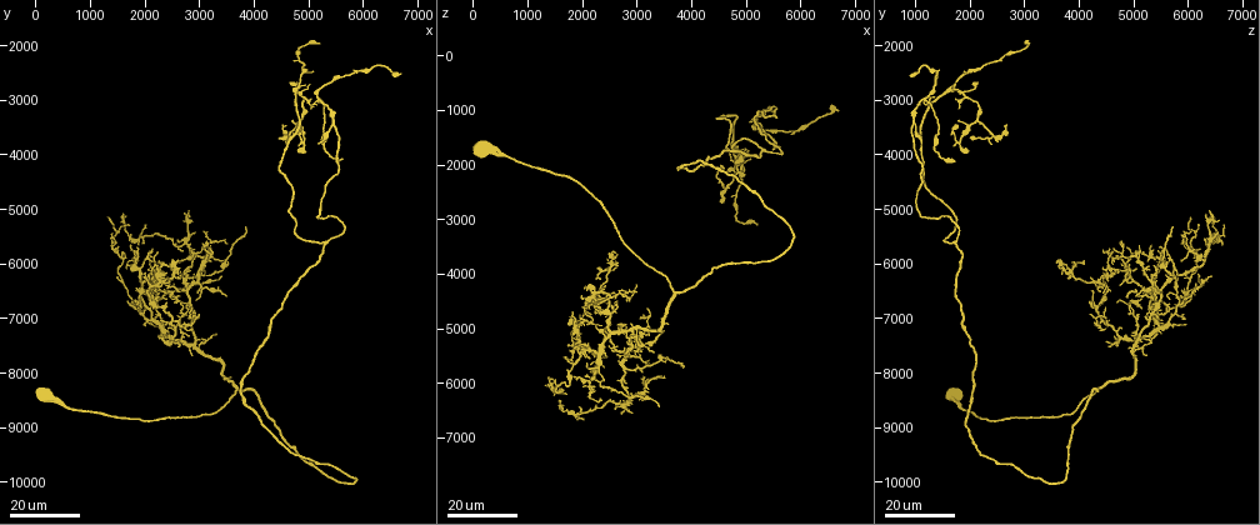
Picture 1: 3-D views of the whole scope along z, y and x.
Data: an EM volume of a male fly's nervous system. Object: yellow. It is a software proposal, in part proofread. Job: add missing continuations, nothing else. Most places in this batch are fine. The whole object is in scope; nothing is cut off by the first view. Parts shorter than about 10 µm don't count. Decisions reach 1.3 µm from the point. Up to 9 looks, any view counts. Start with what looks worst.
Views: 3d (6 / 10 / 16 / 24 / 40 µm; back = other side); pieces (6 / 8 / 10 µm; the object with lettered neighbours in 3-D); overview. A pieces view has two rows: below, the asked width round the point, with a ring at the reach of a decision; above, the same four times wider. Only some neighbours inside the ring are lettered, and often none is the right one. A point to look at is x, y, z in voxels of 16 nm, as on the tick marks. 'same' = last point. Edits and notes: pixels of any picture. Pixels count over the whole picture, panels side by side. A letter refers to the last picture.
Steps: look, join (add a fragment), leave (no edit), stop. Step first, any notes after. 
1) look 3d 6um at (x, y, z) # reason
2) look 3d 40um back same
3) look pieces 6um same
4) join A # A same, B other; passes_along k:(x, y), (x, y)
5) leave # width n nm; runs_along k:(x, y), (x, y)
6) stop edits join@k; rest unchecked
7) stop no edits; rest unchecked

look 3d 24um at (2450, 6550, 4850) # free end

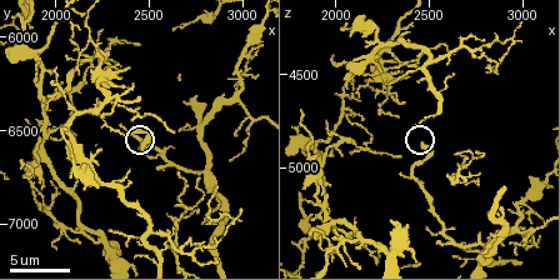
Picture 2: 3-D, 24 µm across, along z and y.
look pieces 6um at (2480, 6600, 4880)

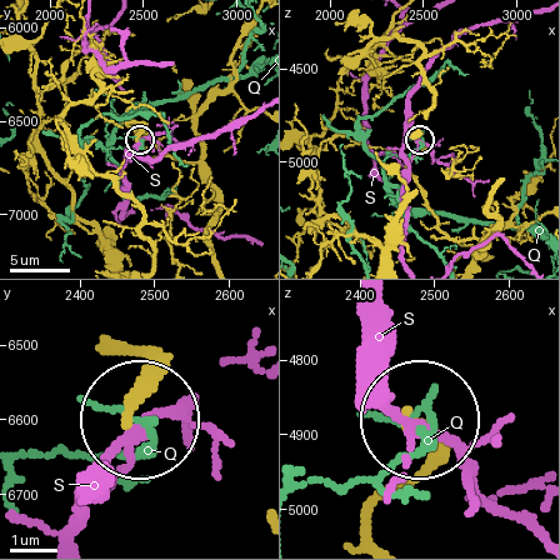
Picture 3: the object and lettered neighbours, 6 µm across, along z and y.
leave # Q other, S other; runs_along 3:(128, 356), (148, 369), (131, 413); none of them fits

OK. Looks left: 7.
look 3d 24um at (5100, 3100, 1250) # thin end

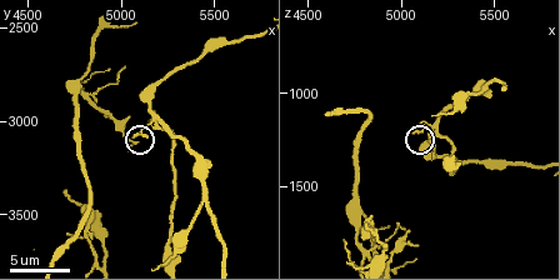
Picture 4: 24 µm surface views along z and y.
look pieces 8um at (5080, 3080, 1200) # what lies round it

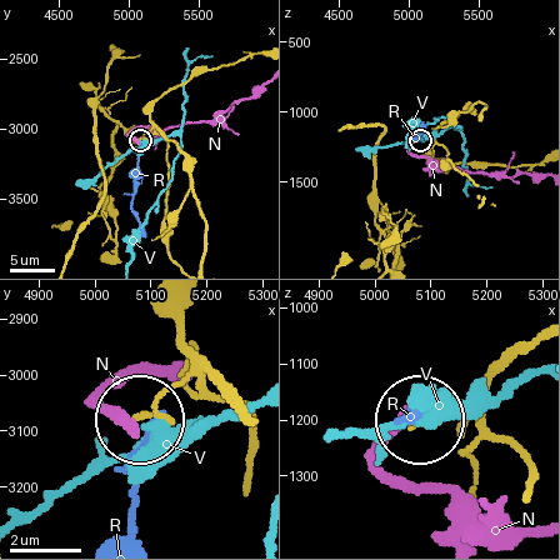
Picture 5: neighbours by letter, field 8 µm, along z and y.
leave # N other, R other, V other; runs_along 5:(234, 399), (204, 373), (146, 418); none of them fits

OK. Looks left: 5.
look 3d 24um at (2300, 6000, 4100) # thin end

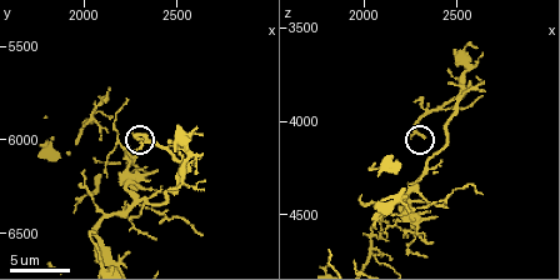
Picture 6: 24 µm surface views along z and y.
look pieces 6um same

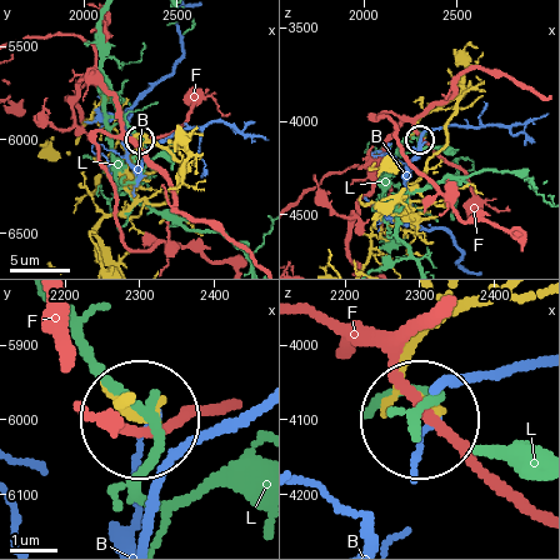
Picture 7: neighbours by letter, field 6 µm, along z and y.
leave # B other, F other, L other; none of them fits

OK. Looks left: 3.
look 3d 16um at (5650, 4050, 1700) # tapers out

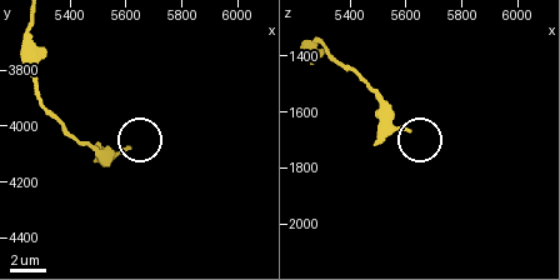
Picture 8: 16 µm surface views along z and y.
look pieces 8um at (5600, 4080, 1660)

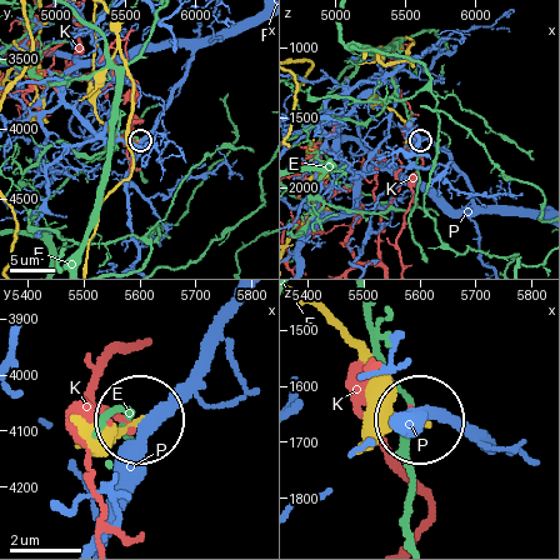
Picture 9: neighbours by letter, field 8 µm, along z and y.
leave # E other, K other, P other; runs_along 9:(83, 419), (136, 425); none of them fits

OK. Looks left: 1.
stop no edits; rest unchecked

